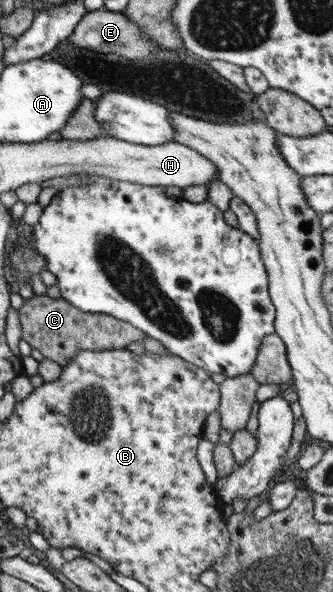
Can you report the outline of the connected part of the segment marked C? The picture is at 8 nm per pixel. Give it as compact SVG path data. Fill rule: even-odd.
M46 294L24 300L19 312L22 325L22 338L32 347L38 349L43 357L56 361L62 367L75 357L77 351L124 349L131 343L143 341L146 333L133 327L130 323L107 314L92 314L77 309L62 297L48 297Z

